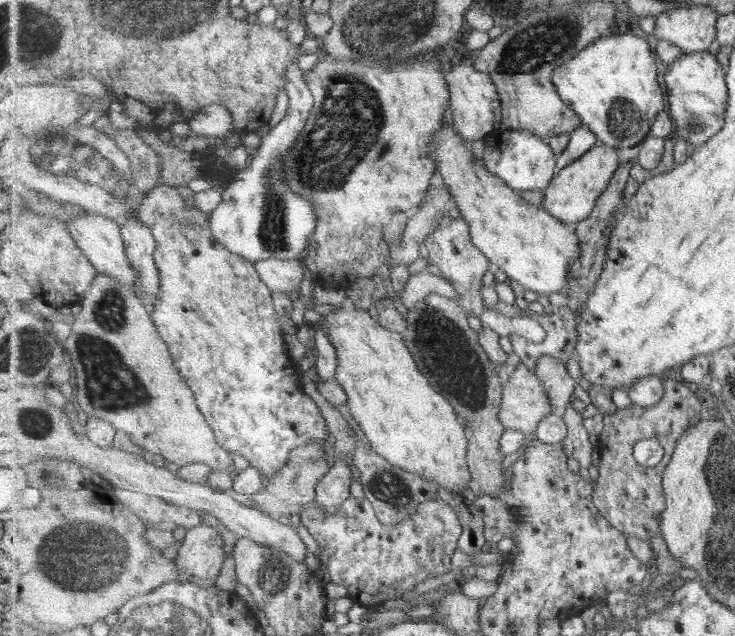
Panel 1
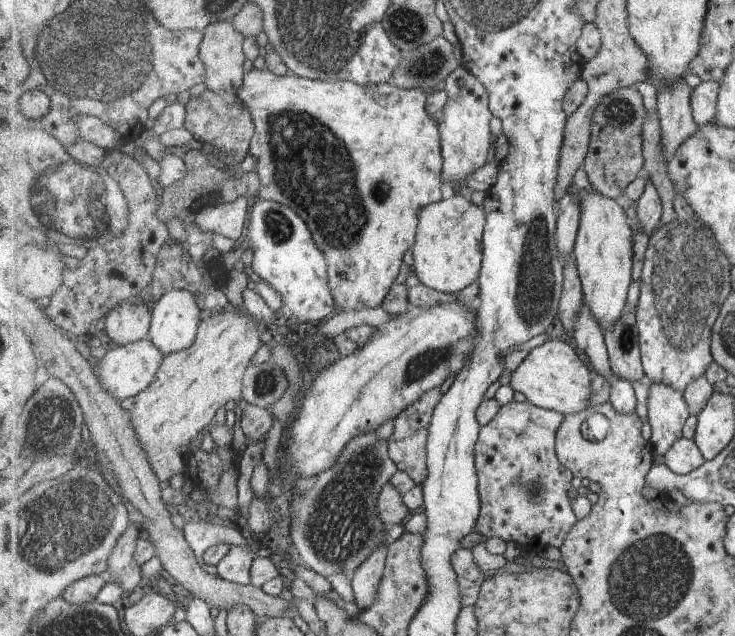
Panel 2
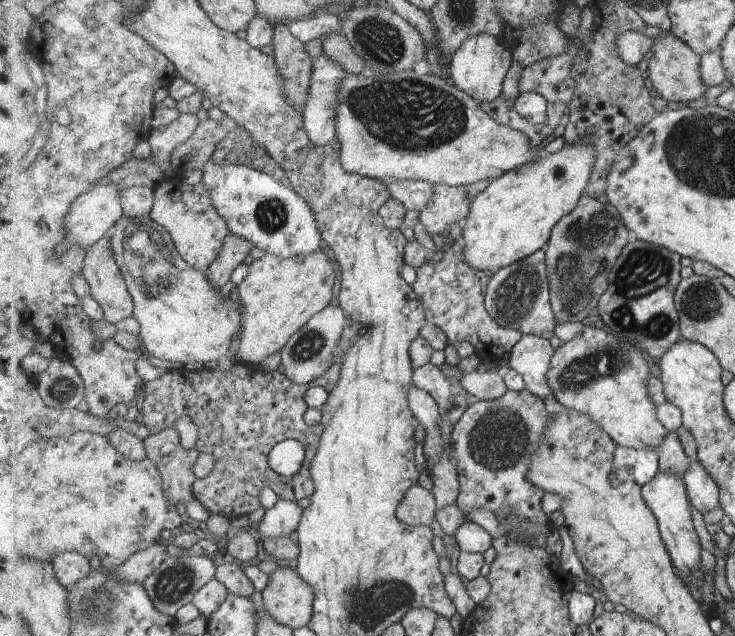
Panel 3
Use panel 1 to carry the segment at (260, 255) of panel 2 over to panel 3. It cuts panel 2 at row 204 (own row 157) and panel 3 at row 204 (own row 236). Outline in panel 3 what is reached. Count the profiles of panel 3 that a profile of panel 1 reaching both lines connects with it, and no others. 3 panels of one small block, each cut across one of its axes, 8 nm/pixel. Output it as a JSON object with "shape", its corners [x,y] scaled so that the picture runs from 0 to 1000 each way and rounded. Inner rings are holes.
{"shape":[[[282,253],[276,261],[276,283],[287,299],[295,330],[309,344],[317,369],[340,377],[366,401],[384,407],[426,401],[437,390],[438,368],[434,346],[423,318],[392,286],[382,286],[366,272],[356,272],[337,259],[302,259]]]}

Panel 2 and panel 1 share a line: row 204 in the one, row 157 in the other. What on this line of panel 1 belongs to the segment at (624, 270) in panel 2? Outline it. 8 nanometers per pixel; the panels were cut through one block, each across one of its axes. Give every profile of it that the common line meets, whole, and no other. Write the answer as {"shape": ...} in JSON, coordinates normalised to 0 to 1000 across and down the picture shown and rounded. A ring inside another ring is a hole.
{"shape":[[[812,226],[796,245],[788,248],[777,259],[758,269],[750,289],[740,297],[741,311],[739,327],[766,349],[784,354],[801,343],[810,330],[810,314],[823,302],[831,280],[842,267],[842,242],[839,236],[823,226]]]}

